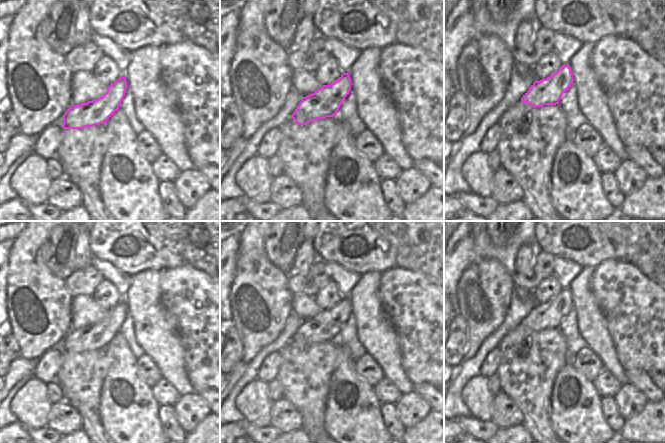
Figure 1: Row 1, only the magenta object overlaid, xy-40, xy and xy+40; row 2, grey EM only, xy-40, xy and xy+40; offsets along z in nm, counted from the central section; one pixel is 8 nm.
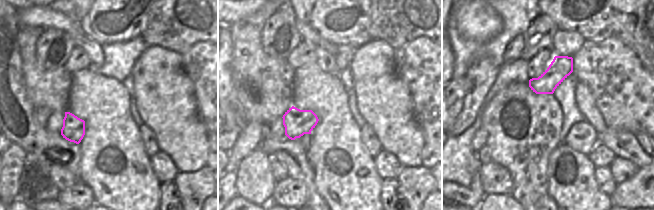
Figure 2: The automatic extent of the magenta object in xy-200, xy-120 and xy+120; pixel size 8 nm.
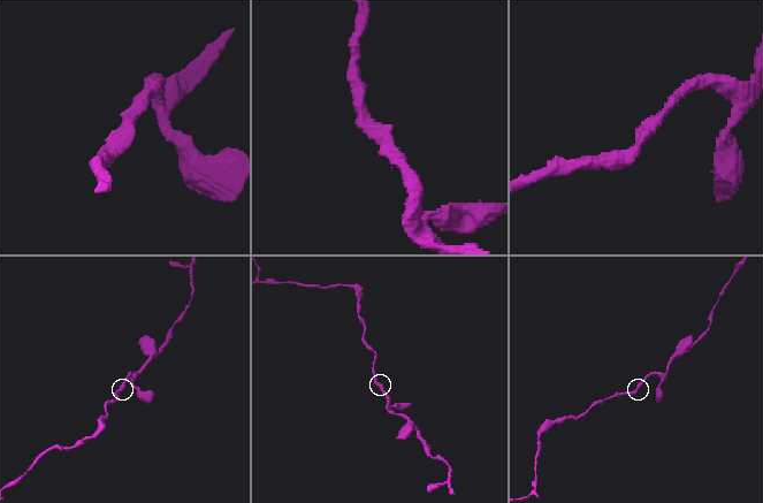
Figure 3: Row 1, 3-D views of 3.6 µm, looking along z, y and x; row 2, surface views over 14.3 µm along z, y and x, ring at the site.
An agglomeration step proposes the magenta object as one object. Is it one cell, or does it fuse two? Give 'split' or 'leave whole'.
leave whole

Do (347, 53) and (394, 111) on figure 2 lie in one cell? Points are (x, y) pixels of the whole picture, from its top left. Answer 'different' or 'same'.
different

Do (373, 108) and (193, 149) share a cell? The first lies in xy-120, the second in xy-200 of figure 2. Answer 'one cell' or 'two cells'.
one cell

